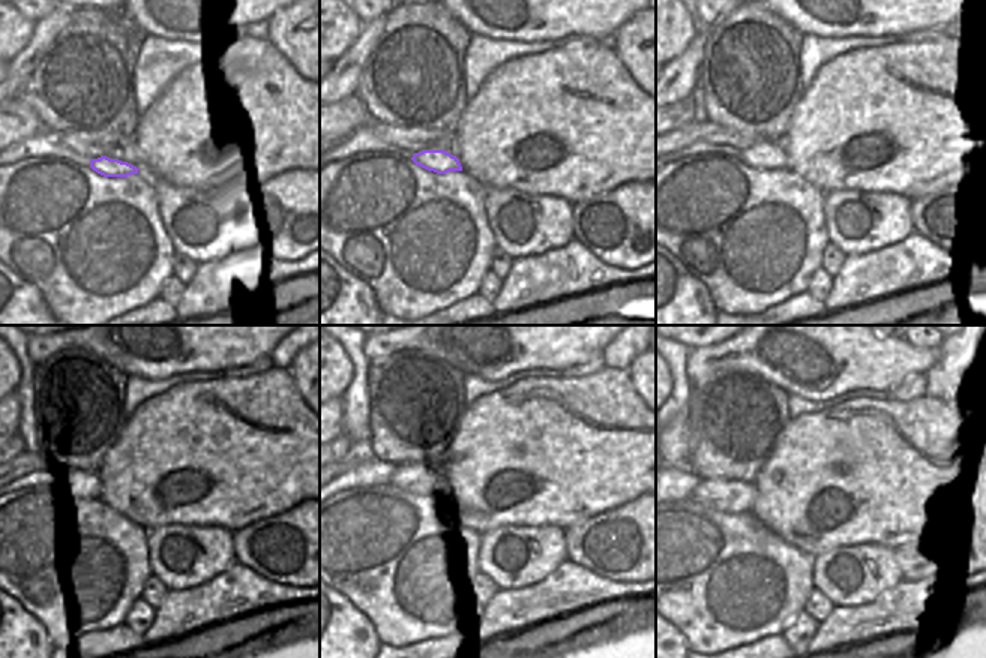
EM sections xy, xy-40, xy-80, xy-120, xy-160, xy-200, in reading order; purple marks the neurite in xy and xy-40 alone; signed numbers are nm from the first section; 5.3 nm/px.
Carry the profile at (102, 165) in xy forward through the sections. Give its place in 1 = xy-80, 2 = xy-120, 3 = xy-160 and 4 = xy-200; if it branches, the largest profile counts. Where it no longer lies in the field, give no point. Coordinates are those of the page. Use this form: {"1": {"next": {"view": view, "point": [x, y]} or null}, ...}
{"1": {"next": {"view": "xy-80", "point": [764, 155]}}, "2": {"next": {"view": "xy-120", "point": [83, 489]}}, "3": {"next": {"view": "xy-160", "point": [410, 480]}}, "4": {"next": {"view": "xy-200", "point": [725, 495]}}}

